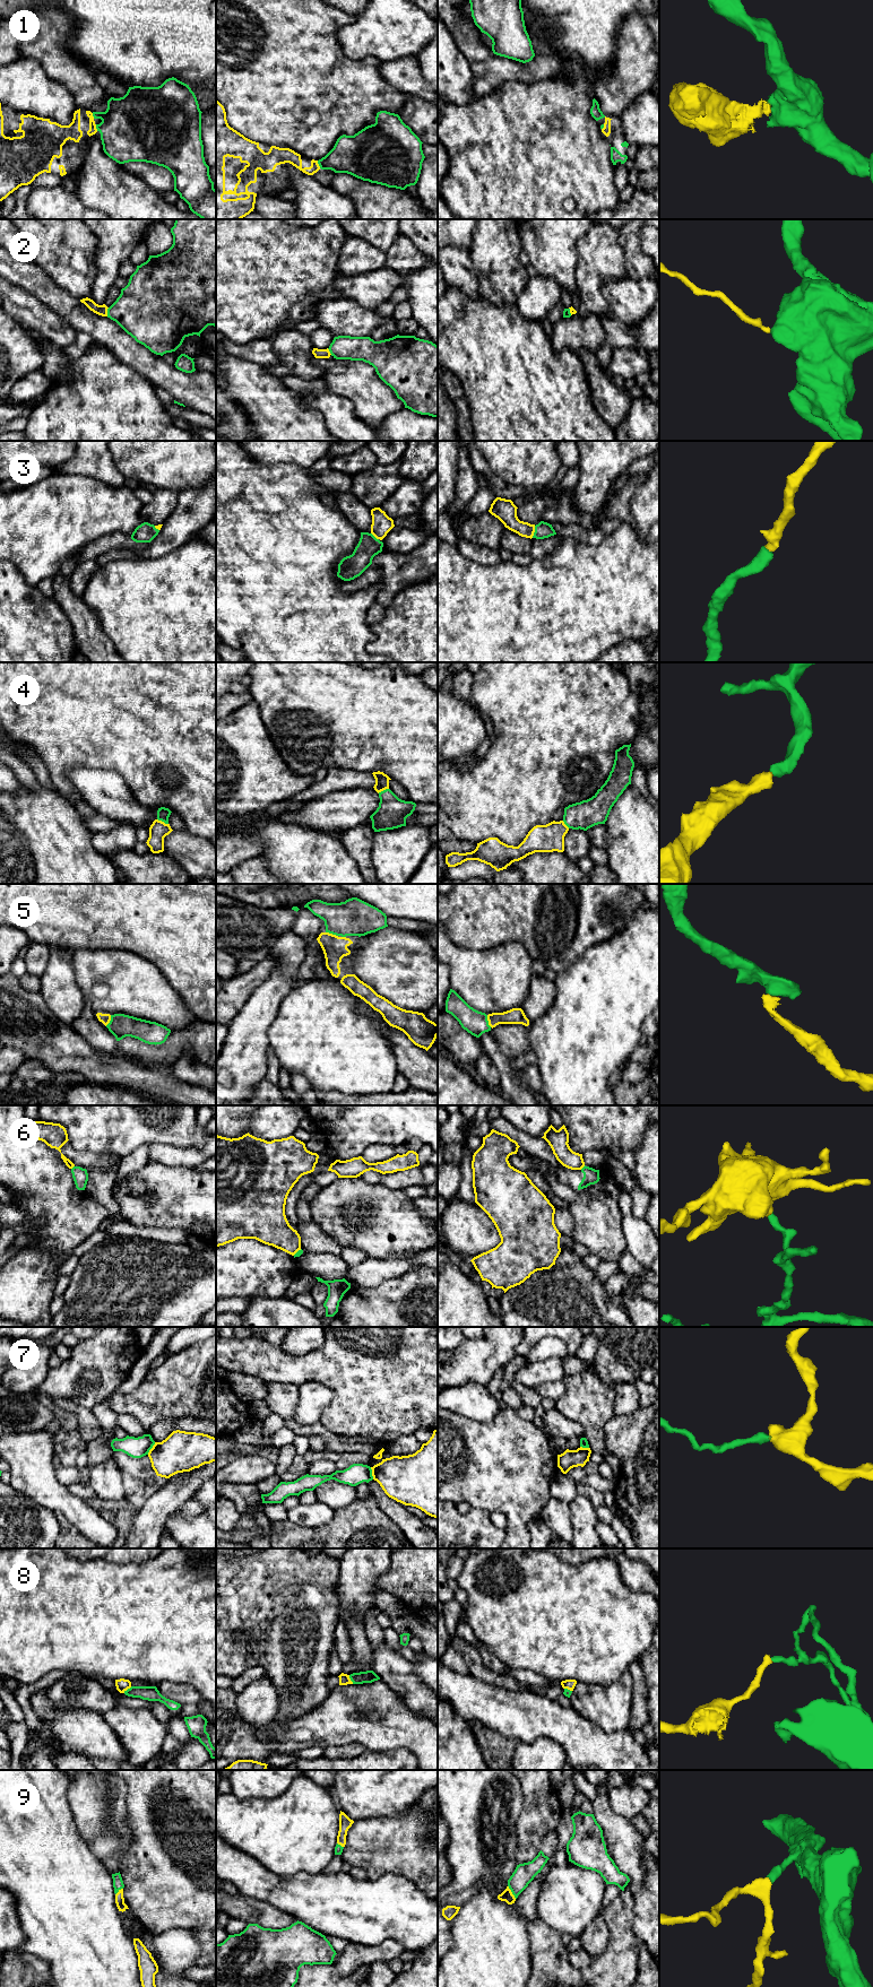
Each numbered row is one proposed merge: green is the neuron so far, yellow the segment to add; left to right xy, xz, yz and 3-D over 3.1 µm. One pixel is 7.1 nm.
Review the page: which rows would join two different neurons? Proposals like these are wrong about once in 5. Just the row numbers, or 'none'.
2, 6, 7, 8

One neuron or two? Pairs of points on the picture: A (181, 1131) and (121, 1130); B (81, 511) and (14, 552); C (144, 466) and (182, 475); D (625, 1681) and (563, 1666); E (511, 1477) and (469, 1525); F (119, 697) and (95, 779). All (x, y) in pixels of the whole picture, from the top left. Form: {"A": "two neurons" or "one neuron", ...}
{"A": "one neuron", "B": "one neuron", "C": "one neuron", "D": "two neurons", "E": "two neurons", "F": "two neurons"}

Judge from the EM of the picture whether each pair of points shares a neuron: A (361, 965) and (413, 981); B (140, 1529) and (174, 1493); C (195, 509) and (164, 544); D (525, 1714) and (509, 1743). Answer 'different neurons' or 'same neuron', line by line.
A: same neuron
B: same neuron
C: same neuron
D: different neurons

